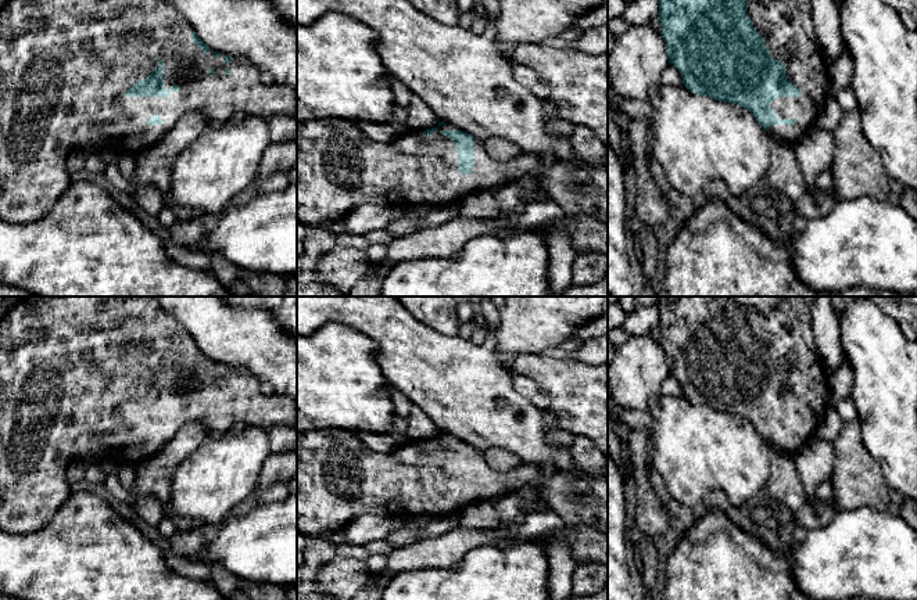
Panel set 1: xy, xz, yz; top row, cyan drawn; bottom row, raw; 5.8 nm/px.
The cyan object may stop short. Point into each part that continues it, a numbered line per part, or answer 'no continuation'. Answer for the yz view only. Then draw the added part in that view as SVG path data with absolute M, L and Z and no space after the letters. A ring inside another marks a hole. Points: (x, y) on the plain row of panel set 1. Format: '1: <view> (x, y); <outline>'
1: yz (785, 334); M781 297L774 310L748 309L748 327L753 338L764 349L770 367L785 376L787 389L802 403L800 407L777 407L770 417L778 430L795 430L795 435L771 435L770 448L796 455L814 435L830 409L830 377L825 373L813 333L813 305L819 297Z

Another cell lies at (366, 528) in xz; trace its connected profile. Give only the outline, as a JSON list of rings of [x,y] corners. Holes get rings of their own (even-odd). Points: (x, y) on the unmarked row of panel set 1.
[[[363,514],[352,520],[343,533],[350,545],[363,546],[375,540],[386,540],[393,529],[400,525],[400,517],[377,517]]]

